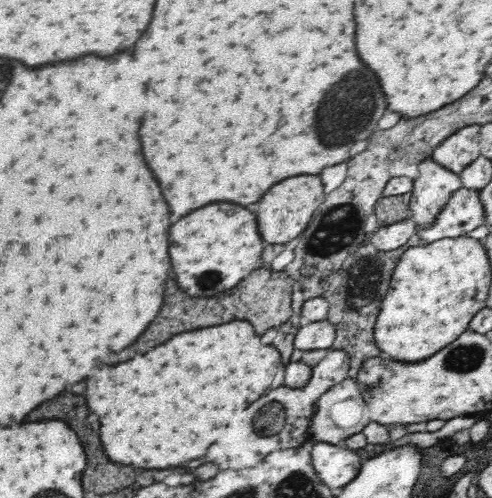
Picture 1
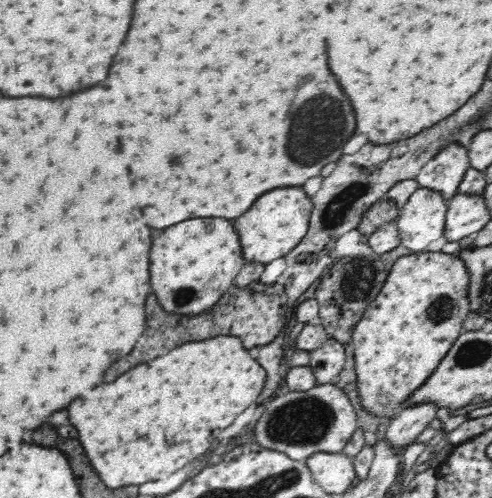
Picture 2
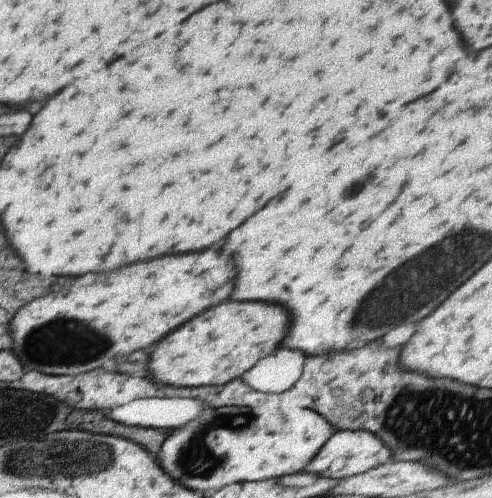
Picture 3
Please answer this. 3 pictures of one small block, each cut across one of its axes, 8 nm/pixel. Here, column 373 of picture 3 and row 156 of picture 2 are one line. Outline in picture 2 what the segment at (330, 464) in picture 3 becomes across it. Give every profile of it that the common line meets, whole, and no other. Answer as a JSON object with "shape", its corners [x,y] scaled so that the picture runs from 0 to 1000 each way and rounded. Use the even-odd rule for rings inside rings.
{"shape":[[[915,289],[894,309],[886,309],[846,353],[854,378],[882,382],[894,390],[911,410],[931,390],[939,357],[955,341],[951,297]]]}

